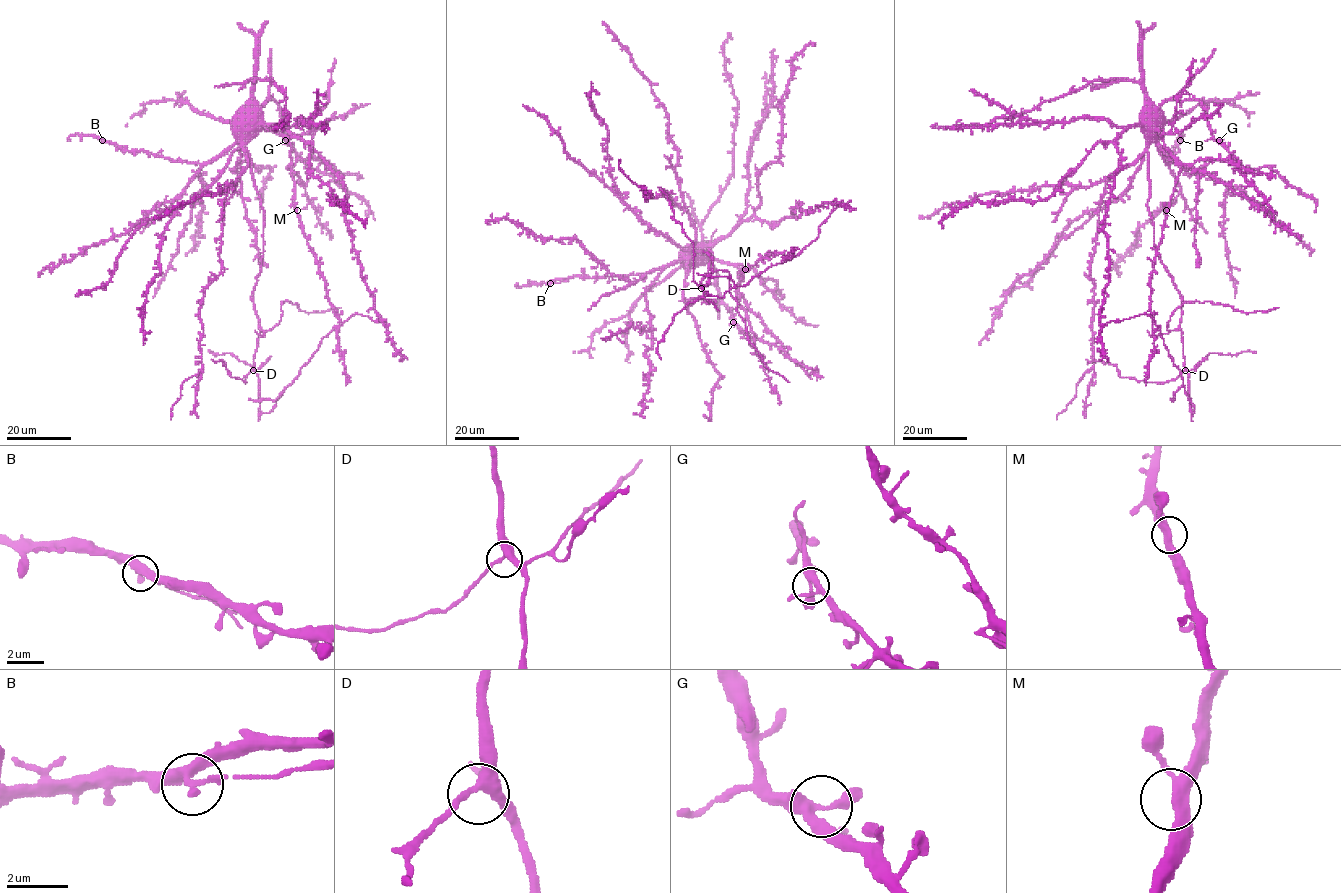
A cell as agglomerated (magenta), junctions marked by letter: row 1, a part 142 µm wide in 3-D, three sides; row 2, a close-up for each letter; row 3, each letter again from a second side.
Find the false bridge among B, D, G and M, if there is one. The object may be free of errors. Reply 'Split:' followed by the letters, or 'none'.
Split: B

